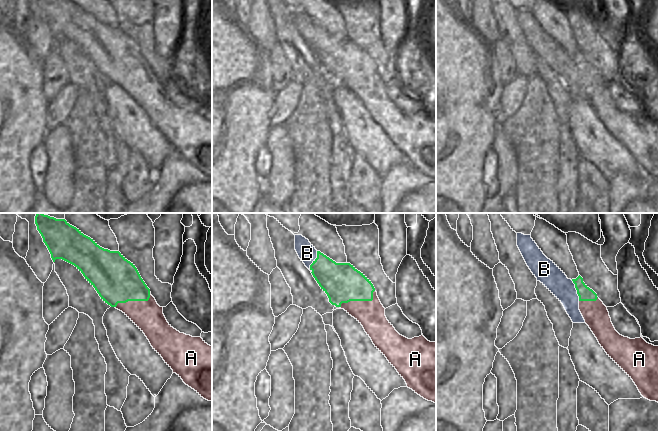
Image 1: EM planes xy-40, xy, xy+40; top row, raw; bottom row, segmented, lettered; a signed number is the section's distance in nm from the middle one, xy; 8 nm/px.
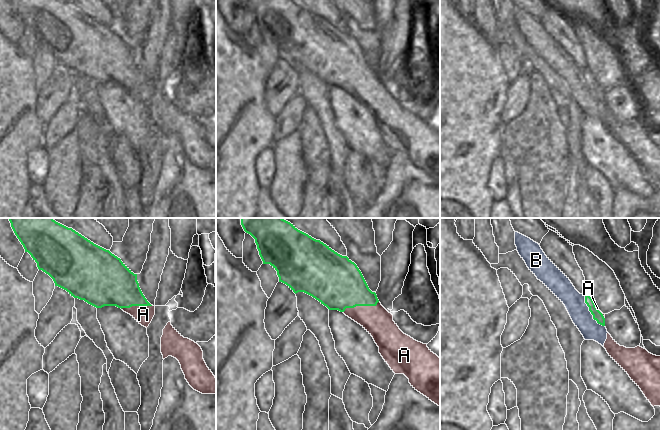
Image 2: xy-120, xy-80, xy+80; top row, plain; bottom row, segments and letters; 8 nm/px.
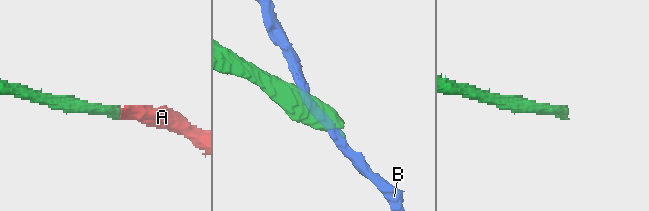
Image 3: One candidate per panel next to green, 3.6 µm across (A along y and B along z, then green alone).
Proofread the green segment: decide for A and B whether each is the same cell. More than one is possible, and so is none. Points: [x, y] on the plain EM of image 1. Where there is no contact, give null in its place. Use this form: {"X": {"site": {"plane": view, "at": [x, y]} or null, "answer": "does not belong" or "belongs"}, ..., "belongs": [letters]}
{"A": {"site": {"plane": "xy", "at": [359, 76]}, "answer": "belongs"}, "B": {"site": {"plane": "xy", "at": [313, 38]}, "answer": "does not belong"}, "belongs": ["A"]}

